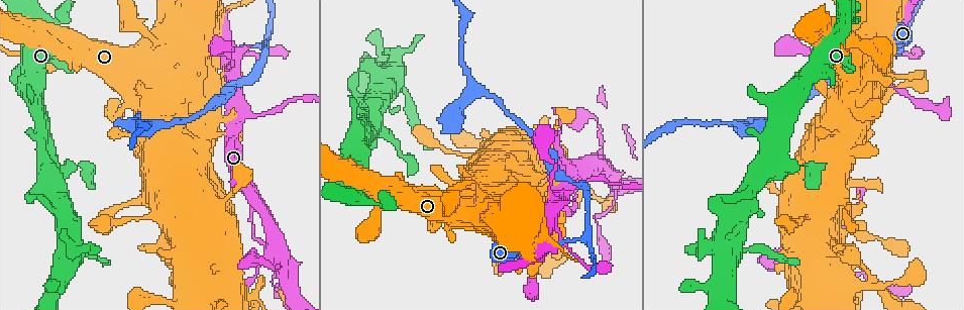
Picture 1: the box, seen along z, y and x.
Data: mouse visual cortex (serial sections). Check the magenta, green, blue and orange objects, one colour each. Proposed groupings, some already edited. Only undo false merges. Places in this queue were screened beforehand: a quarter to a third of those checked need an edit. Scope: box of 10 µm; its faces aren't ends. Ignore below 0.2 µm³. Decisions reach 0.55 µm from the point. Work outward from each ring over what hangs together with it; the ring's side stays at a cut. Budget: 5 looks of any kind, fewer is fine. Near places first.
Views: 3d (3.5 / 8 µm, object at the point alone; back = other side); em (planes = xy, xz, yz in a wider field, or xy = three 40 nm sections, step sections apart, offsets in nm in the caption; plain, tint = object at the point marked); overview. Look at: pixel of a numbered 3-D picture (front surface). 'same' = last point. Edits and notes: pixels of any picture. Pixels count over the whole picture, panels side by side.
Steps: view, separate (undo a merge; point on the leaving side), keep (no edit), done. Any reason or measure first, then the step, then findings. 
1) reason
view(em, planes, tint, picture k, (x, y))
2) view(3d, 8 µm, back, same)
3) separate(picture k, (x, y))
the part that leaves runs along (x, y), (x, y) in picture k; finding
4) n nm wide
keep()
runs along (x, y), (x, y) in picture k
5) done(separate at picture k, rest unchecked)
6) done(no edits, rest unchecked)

three arms meet
view(3d, 8 µm, picture 1, (584, 235))

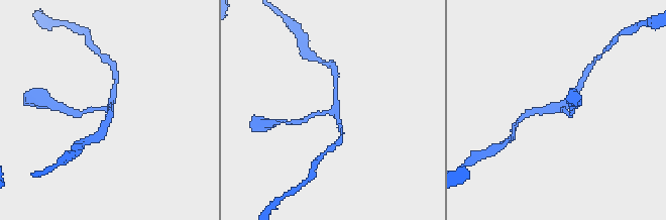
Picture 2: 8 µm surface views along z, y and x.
closer look
view(3d, 3.5 µm, same)

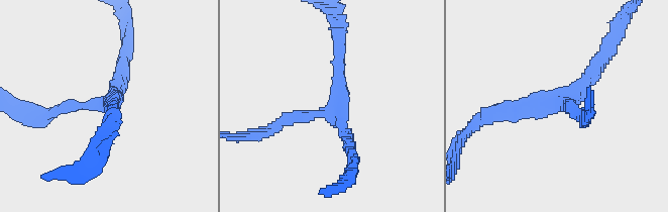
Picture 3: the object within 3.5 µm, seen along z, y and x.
keep()
runs along (271, 129), (333, 106), (339, 44) in picture 3; one cell here

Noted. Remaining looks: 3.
three-way junction
view(3d, 8 µm, picture 1, (480, 88))

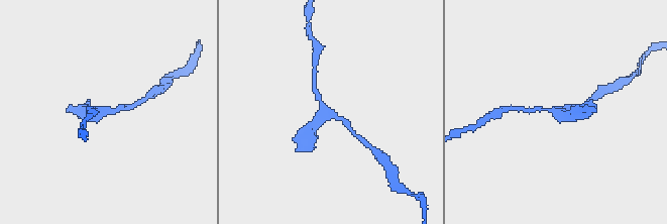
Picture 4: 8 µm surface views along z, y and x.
view(3d, 3.5 µm, back, same)

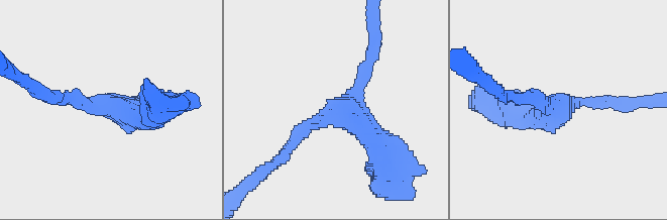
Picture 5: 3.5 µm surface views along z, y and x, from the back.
3 arms; arms of 200, 200, 350 nm; need the tissue
view(em, xy, step 2, tint, picture 5, (334, 110))

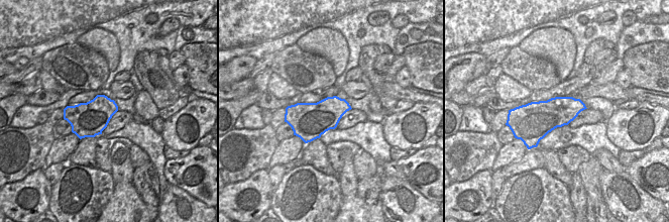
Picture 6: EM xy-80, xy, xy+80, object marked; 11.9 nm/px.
420 nm wide
keep()
runs along (58, 97), (157, 112) in picture 5; all the same cell

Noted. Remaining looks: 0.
done(no edits, rest unchecked)

